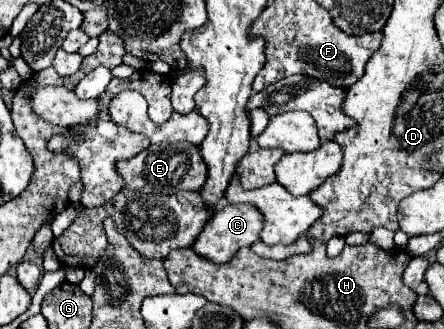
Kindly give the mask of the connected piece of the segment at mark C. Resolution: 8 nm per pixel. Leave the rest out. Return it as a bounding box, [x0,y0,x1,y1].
[192,203,264,263]

